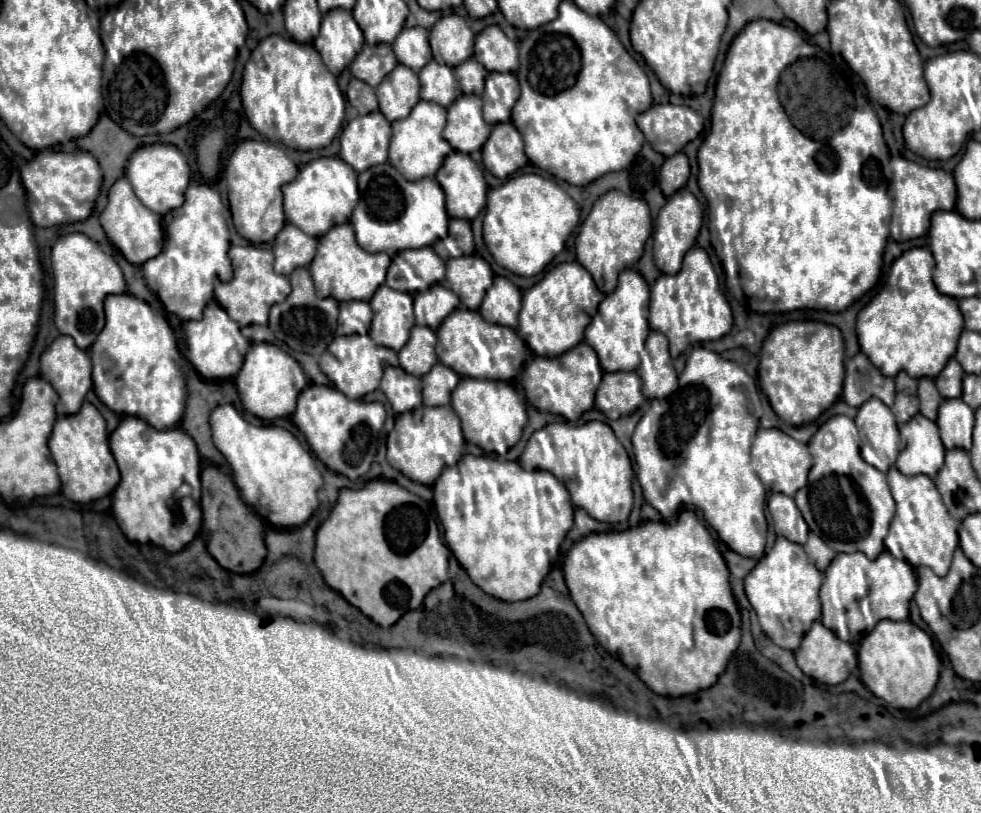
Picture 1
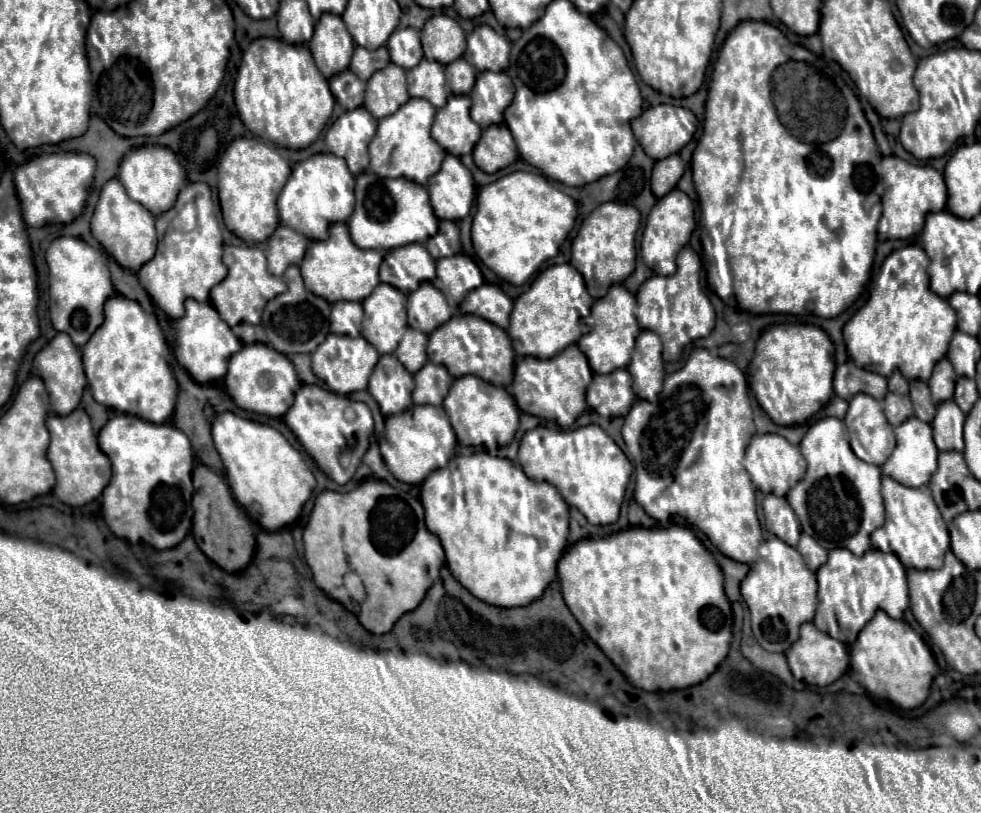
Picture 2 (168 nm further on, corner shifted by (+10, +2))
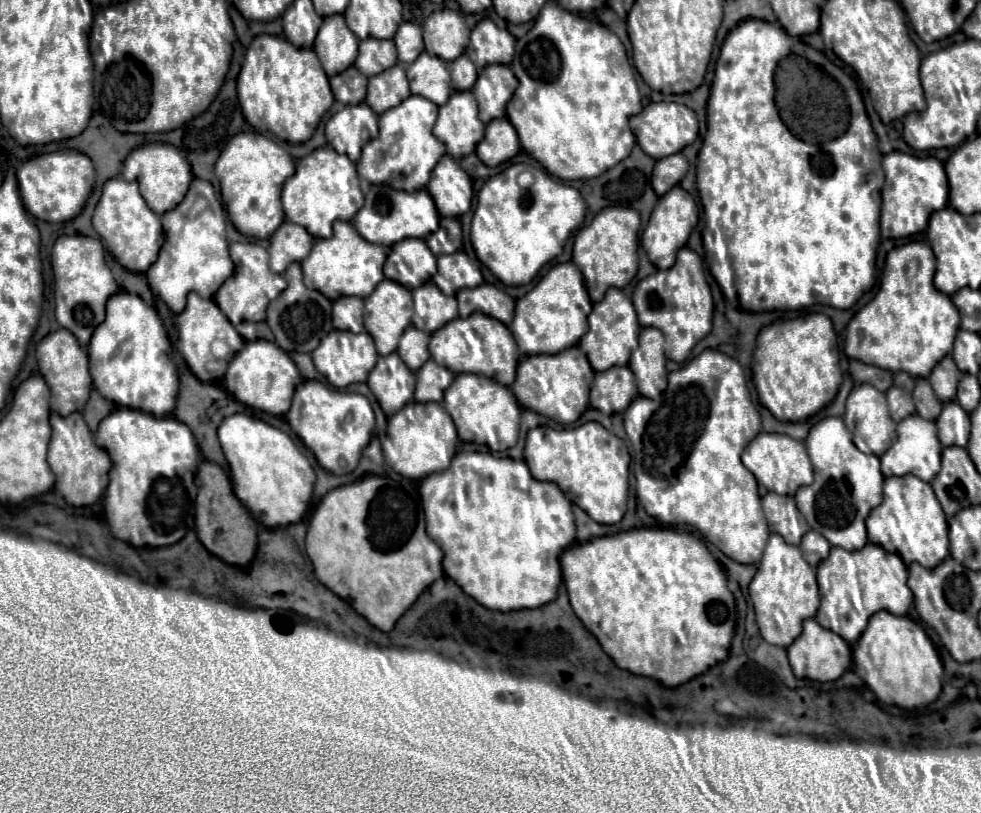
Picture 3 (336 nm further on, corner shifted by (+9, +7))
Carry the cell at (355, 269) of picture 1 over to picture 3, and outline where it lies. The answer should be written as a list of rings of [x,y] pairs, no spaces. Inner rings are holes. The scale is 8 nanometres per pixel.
[[[337,221],[333,225],[333,237],[329,239],[317,239],[309,257],[301,263],[305,285],[309,289],[317,289],[325,293],[331,301],[343,295],[355,295],[355,297],[369,297],[377,283],[383,281],[383,263],[387,259],[387,253],[381,245],[373,245],[365,241],[357,229],[351,223]]]

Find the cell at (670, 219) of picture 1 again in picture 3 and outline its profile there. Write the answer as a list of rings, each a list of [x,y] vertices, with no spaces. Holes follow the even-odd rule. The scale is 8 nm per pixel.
[[[679,185],[673,187],[669,193],[665,193],[659,199],[659,203],[655,205],[651,219],[643,231],[643,237],[641,237],[641,245],[643,245],[649,261],[657,269],[669,269],[675,263],[675,255],[681,247],[685,247],[691,229],[697,225],[697,219],[699,219],[699,211],[697,211],[695,199]]]

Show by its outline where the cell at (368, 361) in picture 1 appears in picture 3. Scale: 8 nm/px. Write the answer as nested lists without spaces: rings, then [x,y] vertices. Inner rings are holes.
[[[333,329],[329,333],[329,337],[325,337],[321,341],[321,345],[311,353],[313,363],[317,367],[317,371],[337,389],[347,387],[351,383],[359,383],[359,381],[367,381],[369,369],[373,369],[373,365],[377,363],[377,349],[373,339],[369,337],[369,333],[349,333],[349,331],[339,331]]]

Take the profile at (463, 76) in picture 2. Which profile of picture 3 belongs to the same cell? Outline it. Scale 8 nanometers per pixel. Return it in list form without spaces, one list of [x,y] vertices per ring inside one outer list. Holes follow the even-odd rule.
[[[461,55],[455,61],[443,61],[443,63],[445,63],[445,69],[449,71],[449,77],[451,77],[449,97],[455,91],[470,90],[473,87],[475,79],[477,79],[477,71],[467,55]]]

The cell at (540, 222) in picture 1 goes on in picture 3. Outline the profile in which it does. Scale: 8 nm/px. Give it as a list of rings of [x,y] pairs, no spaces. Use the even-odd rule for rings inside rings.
[[[517,163],[493,175],[479,191],[471,222],[471,243],[479,261],[489,267],[503,285],[529,285],[551,259],[563,253],[565,241],[583,223],[585,209],[585,199],[575,187],[561,183],[543,169]]]

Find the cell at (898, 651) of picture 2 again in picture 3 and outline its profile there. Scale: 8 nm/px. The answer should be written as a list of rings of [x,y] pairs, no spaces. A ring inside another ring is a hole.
[[[877,611],[853,649],[855,673],[871,687],[879,701],[901,709],[919,709],[933,703],[943,687],[943,663],[923,627],[909,617]]]

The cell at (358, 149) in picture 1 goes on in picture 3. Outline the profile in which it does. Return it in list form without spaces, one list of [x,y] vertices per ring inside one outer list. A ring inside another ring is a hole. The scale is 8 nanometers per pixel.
[[[359,103],[359,105],[347,105],[343,107],[339,113],[335,113],[327,125],[325,125],[325,135],[329,145],[337,151],[337,153],[345,153],[351,161],[357,161],[361,155],[361,149],[367,141],[377,137],[377,115],[373,113],[373,109],[369,109],[369,105]]]

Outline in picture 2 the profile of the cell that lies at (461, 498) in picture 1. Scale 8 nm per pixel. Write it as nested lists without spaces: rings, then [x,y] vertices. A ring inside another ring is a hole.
[[[476,452],[469,456],[457,455],[450,460],[448,465],[440,470],[434,470],[422,484],[422,492],[420,492],[420,500],[422,506],[426,508],[426,527],[432,534],[436,534],[442,540],[444,552],[446,552],[446,564],[450,564],[450,572],[454,574],[454,578],[468,588],[476,598],[494,604],[494,606],[504,606],[504,608],[514,608],[514,606],[526,606],[532,600],[540,598],[544,588],[557,577],[557,562],[566,548],[568,548],[568,504],[564,502],[564,498],[558,494],[558,490],[548,484],[548,482],[538,482],[528,478],[522,468],[518,464],[514,464],[508,458],[500,458],[490,455],[488,452]]]

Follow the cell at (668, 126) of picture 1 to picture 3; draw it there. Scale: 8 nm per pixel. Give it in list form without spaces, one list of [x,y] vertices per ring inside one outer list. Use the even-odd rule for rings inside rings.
[[[661,101],[649,103],[639,115],[631,117],[631,129],[635,133],[639,147],[653,159],[661,159],[669,153],[679,153],[683,147],[691,145],[698,137],[699,127],[693,110],[675,102]]]

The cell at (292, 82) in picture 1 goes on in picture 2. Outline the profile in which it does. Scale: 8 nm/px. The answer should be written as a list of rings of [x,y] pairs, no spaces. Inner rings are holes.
[[[258,38],[248,46],[238,68],[234,100],[250,132],[266,142],[294,150],[316,142],[334,110],[334,96],[326,78],[316,70],[308,46],[292,46],[278,38]]]

